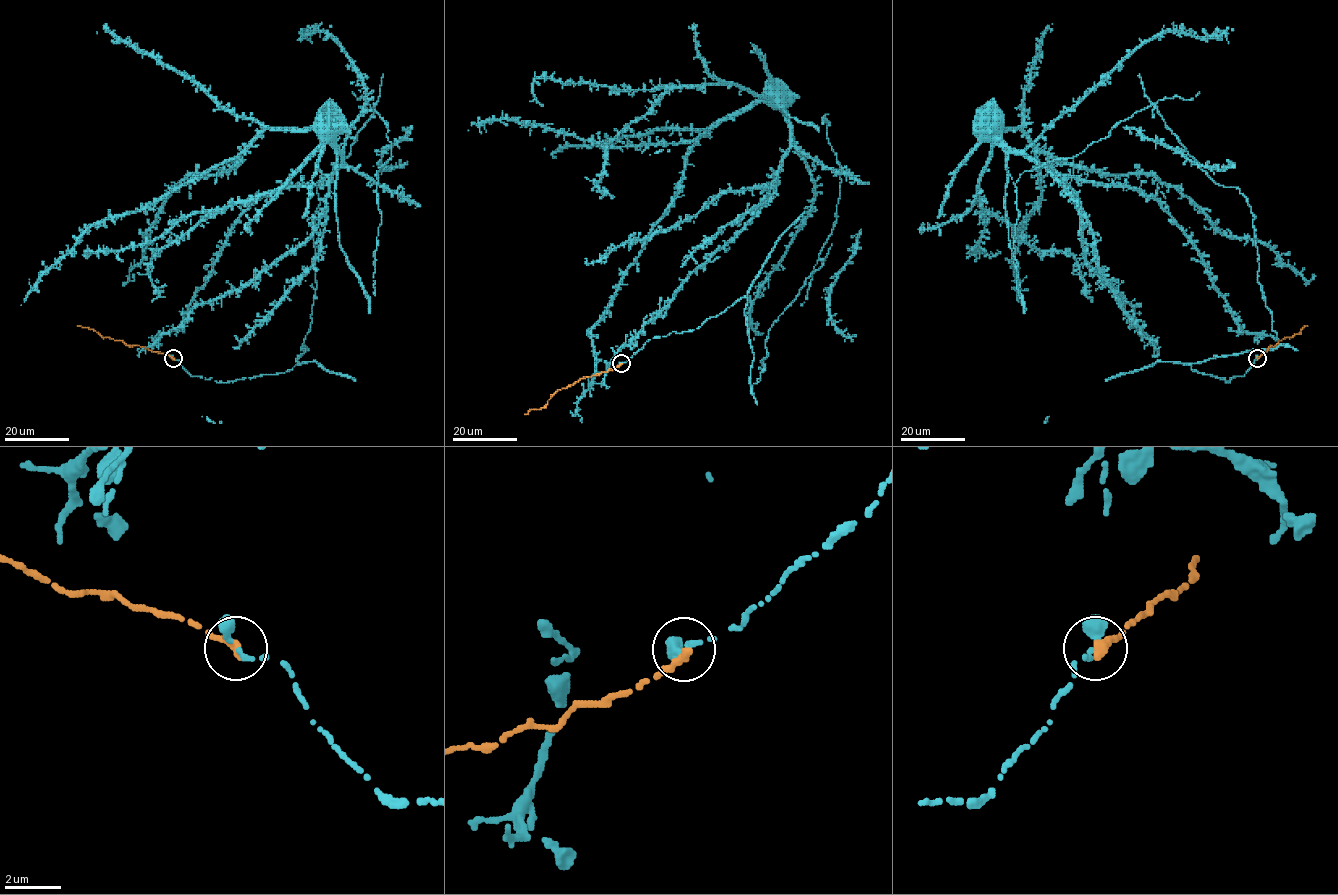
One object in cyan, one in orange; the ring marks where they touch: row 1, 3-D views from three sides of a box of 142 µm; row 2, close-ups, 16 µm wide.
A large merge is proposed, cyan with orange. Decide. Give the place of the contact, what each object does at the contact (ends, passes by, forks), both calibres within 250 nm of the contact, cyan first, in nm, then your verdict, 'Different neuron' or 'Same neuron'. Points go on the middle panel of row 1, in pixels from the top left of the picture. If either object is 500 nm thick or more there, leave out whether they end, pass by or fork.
Place: (621, 363). At the ring cyan passes by. At the ring orange ends. Thickness 240 nm (cyan) against 400 nm. Same neuron

